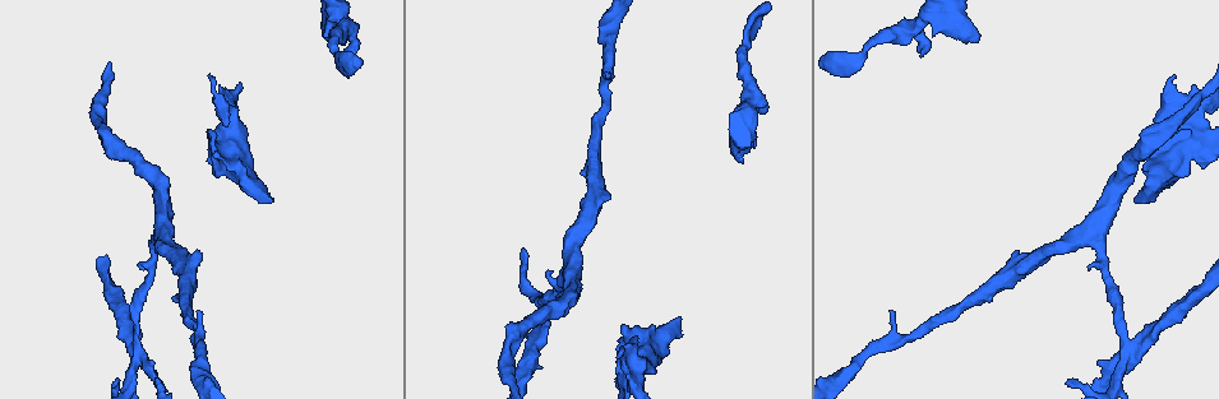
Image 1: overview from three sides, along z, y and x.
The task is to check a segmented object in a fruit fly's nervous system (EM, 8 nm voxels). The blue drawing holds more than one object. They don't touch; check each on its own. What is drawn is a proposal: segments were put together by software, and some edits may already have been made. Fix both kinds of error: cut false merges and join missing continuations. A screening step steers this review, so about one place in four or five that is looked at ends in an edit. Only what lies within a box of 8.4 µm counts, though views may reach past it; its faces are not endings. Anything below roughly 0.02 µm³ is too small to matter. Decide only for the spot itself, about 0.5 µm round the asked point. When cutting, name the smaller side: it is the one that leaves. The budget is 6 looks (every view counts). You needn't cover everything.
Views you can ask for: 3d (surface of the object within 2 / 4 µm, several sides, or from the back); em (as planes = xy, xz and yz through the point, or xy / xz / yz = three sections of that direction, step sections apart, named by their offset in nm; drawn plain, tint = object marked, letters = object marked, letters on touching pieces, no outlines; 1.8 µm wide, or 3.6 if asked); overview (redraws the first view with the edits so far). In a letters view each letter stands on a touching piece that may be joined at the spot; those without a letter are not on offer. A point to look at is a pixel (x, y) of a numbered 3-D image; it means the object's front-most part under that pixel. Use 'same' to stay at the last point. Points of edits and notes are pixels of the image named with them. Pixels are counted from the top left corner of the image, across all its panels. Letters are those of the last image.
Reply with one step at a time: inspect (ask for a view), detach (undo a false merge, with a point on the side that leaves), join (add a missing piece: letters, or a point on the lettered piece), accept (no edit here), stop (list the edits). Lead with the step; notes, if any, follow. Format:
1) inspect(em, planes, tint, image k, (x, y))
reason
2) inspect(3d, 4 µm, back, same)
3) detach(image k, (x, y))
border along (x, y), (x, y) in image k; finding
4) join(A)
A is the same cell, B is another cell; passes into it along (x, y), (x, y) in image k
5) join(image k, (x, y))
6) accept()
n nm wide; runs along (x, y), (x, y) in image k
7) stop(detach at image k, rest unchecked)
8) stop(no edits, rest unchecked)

inspect(3d, 4 µm, image 1, (268, 202))

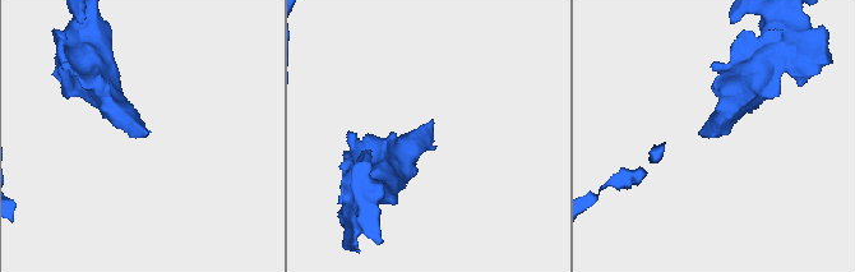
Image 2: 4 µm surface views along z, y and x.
inspect(em, xz, step 8, tint, image 2, (145, 130))

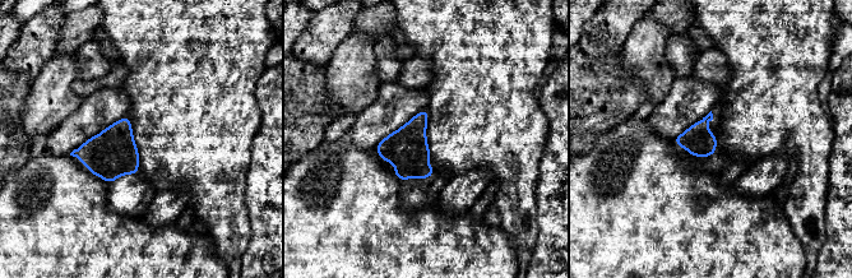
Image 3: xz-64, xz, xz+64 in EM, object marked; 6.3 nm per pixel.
inspect(em, planes, letters, same)

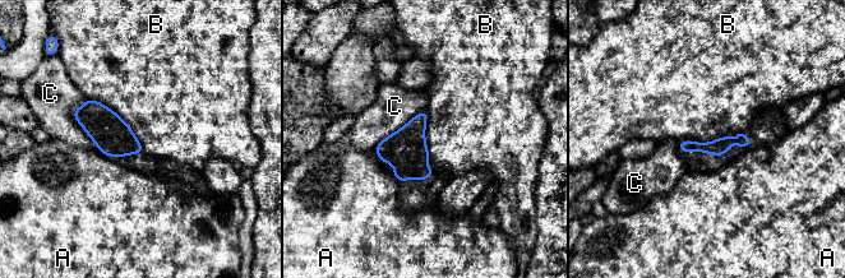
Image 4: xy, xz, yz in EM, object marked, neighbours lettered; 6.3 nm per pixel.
accept()
A, B and C are other cells; border along (87, 97), (112, 109), (146, 152) in image 4; none of them fits

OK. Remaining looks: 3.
inspect(em, planes, tint, image 1, (619, 356))
branch stops here

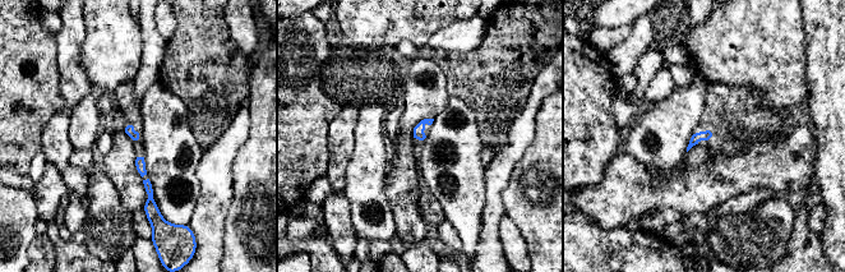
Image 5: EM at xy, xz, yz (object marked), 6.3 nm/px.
inspect(em, planes, letters, same)
see the neighbours

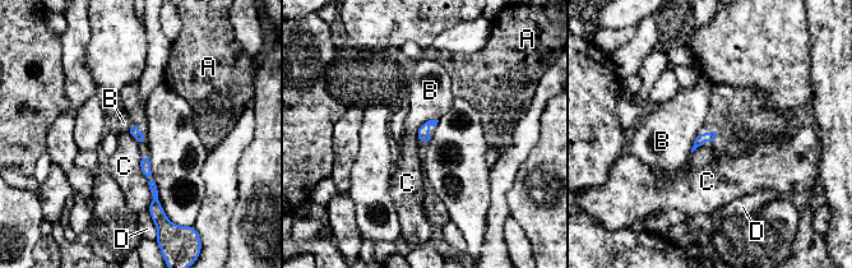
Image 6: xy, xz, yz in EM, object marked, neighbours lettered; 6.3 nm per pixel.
accept()
C touches over 180 nm; A, B, C and D are other cells; border along (147, 181), (152, 195), (148, 209) in image 6; none of them fits

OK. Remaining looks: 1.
stop(no edits, rest unchecked)

